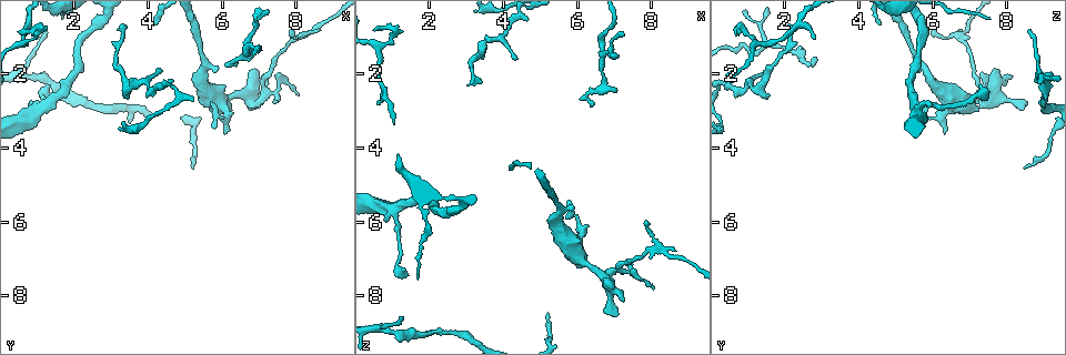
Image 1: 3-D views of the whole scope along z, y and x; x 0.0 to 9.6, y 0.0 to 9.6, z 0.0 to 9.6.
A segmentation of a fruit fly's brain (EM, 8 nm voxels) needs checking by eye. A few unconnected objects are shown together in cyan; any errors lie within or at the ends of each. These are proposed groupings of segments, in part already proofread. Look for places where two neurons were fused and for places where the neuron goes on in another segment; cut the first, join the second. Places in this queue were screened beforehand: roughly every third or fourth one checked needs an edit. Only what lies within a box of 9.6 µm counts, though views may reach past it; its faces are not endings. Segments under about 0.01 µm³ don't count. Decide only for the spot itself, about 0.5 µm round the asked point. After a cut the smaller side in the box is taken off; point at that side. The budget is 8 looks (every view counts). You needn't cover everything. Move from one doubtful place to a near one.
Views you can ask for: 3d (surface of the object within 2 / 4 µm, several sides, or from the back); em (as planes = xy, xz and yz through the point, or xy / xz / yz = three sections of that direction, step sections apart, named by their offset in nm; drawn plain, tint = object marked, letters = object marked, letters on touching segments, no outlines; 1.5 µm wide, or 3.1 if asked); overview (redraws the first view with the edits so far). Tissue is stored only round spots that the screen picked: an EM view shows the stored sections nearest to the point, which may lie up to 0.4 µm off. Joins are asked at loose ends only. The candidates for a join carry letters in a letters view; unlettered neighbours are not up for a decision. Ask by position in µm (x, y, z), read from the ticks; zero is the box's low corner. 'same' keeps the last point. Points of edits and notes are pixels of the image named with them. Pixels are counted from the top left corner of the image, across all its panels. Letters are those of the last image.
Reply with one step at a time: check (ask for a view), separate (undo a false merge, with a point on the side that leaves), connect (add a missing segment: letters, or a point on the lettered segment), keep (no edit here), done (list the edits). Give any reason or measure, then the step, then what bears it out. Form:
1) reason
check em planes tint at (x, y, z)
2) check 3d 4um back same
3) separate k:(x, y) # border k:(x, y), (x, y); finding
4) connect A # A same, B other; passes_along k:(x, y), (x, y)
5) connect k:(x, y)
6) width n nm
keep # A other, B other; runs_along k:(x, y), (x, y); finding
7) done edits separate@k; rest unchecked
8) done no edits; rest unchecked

free end
check 3d 2um at (6.15, 3.65, 6.30)

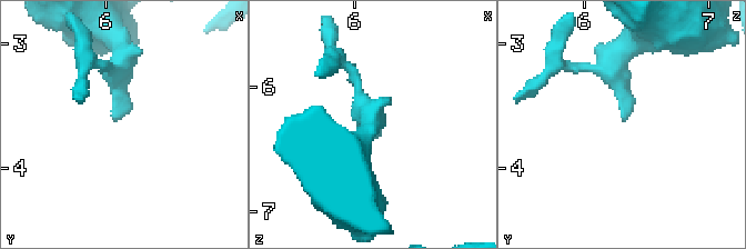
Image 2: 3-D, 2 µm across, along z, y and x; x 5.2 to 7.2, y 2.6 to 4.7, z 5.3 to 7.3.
check em planes tint at (6.08, 3.64, 6.32)

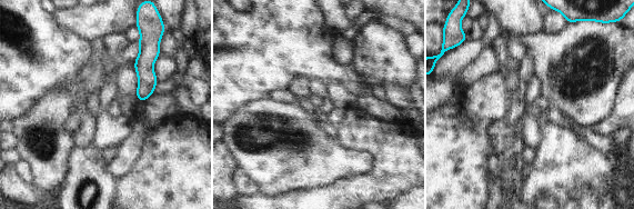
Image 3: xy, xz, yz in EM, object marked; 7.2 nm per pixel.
check em planes letters same

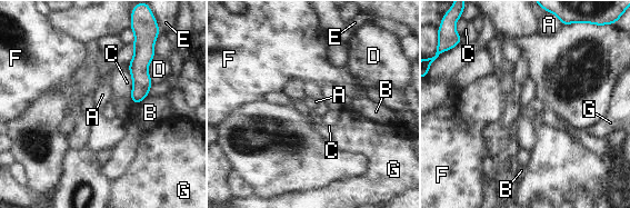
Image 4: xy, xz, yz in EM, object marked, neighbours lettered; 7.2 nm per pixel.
width 130 nm
keep # A other, B other, C other, D other, E other, F other, G other; runs_along 4:(141, 40), (140, 91), (136, 100); no lettered segment goes on from it

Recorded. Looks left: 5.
an open end
check 3d 4um at (1.25, 0.80, 8.65)

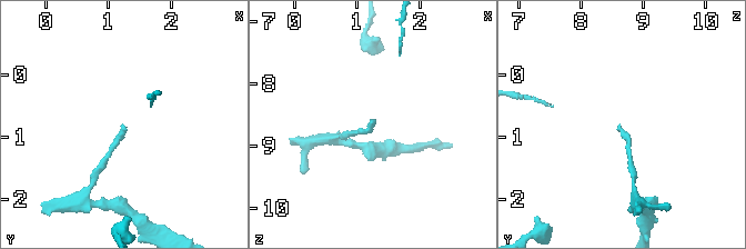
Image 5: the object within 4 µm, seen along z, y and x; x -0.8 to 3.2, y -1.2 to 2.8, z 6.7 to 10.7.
need the tissue
check em planes plain at (1.20, 0.80, 8.65)

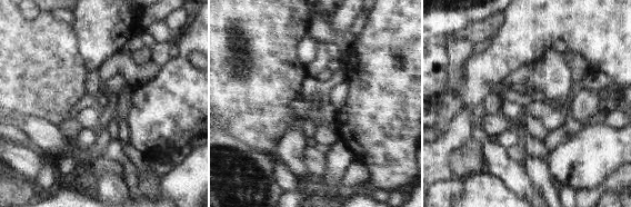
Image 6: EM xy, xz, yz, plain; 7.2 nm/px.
check em planes letters same

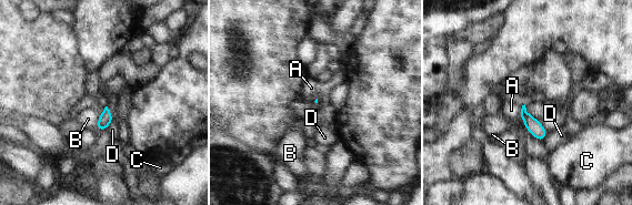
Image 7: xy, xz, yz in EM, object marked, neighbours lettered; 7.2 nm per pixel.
keep # A other, B other, C other, D other; no lettered segment goes on from it

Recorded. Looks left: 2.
done no edits; rest unchecked

